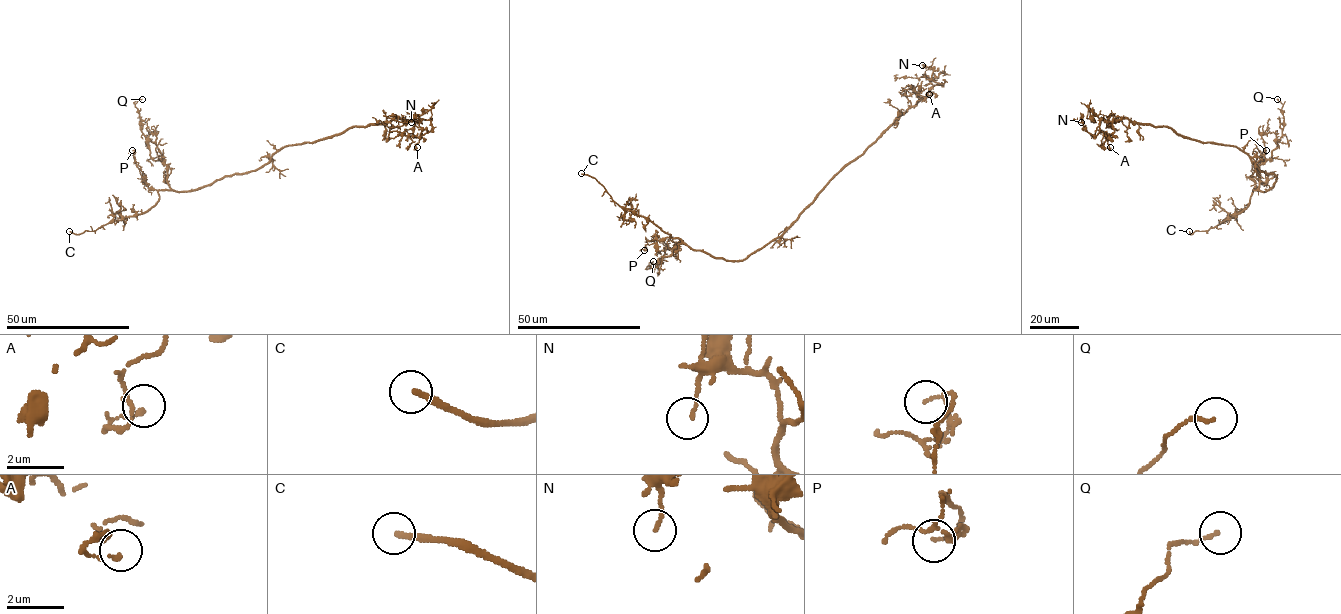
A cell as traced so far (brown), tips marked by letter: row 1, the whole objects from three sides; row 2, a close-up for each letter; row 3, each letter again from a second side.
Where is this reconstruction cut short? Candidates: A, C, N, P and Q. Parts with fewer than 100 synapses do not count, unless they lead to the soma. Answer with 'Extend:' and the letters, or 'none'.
Extend: C

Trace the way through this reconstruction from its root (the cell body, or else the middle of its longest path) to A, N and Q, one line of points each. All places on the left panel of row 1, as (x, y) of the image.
A: (274, 153), (284, 146), (394, 119), (414, 122), (413, 134), (421, 137), (417, 147)
N: (274, 153), (284, 146), (394, 119), (429, 119), (431, 129), (421, 135), (419, 119), (411, 122)
Q: (274, 153), (248, 173), (174, 191), (166, 166), (151, 157), (141, 130), (135, 104), (142, 99)

